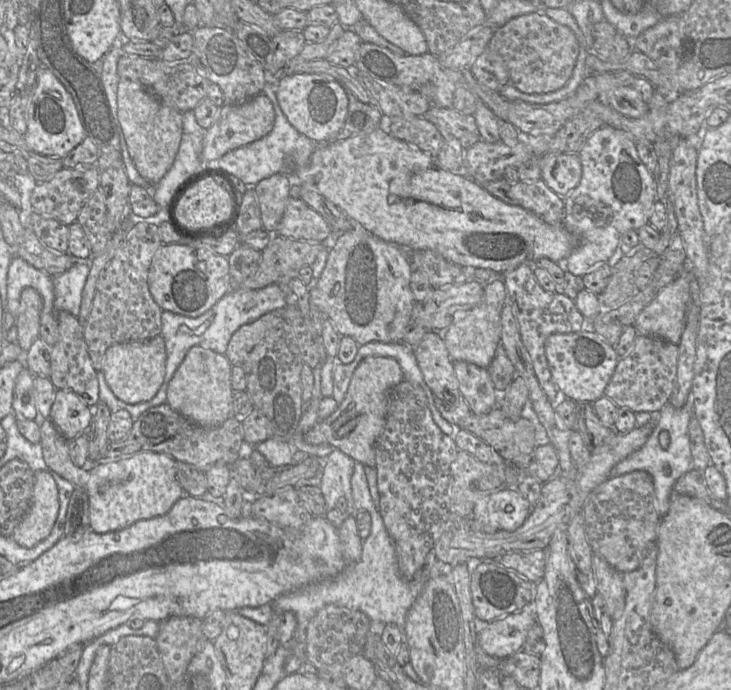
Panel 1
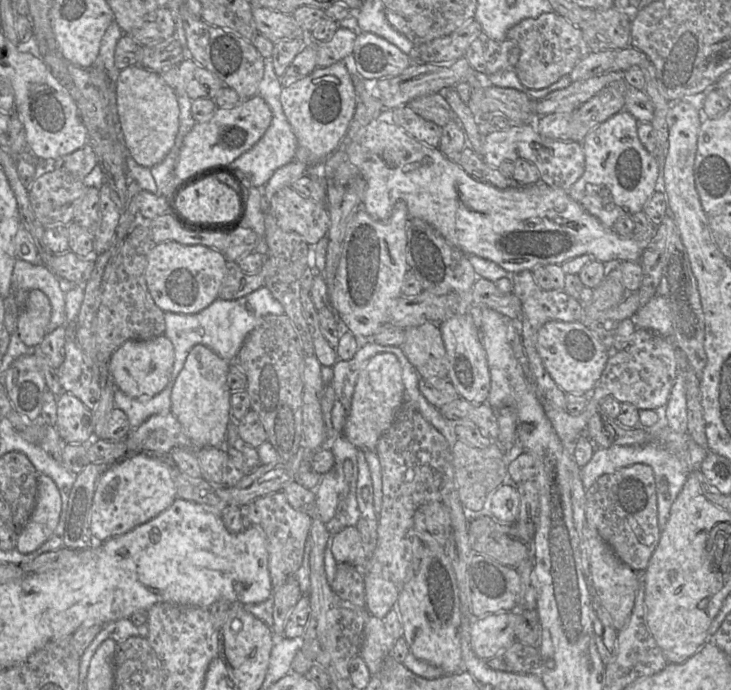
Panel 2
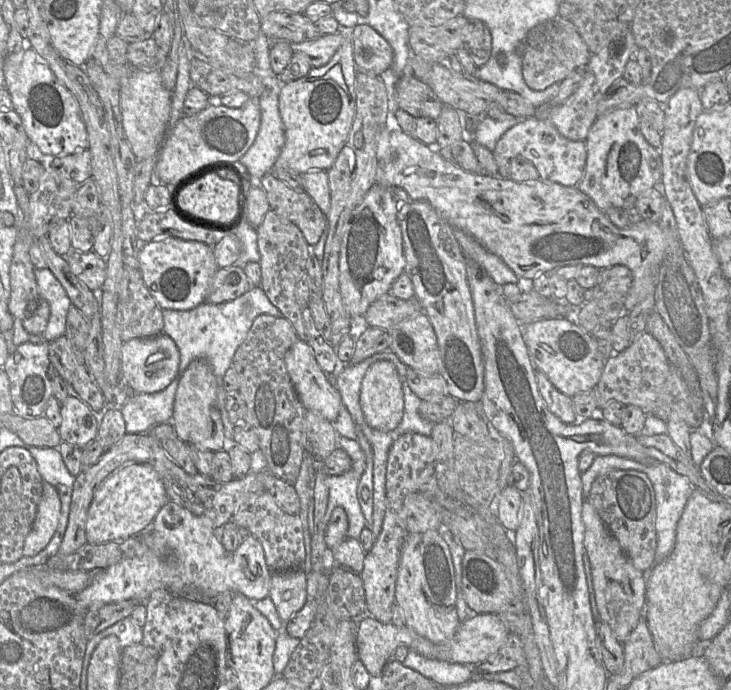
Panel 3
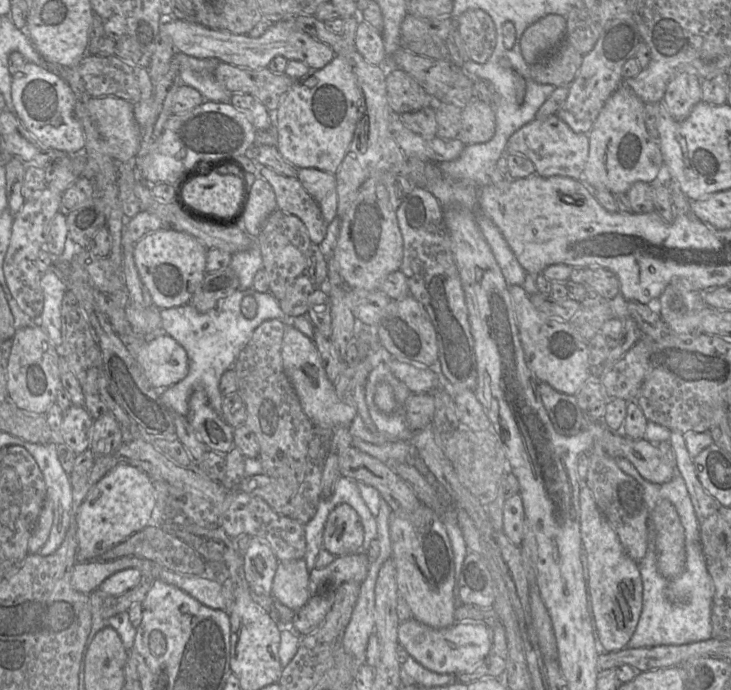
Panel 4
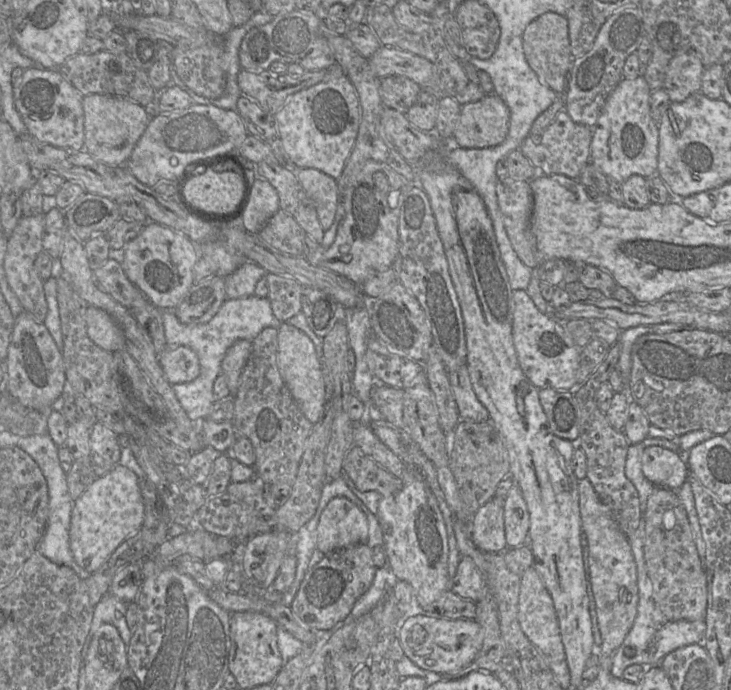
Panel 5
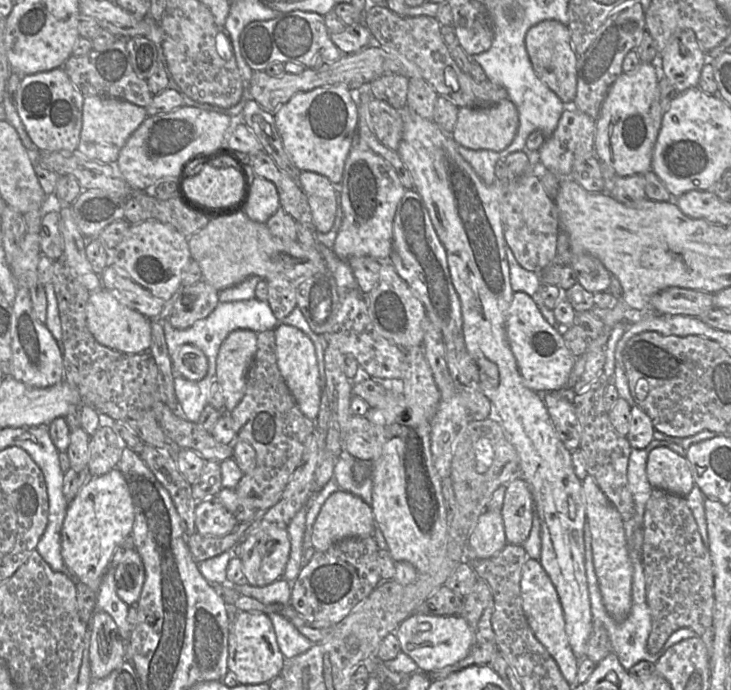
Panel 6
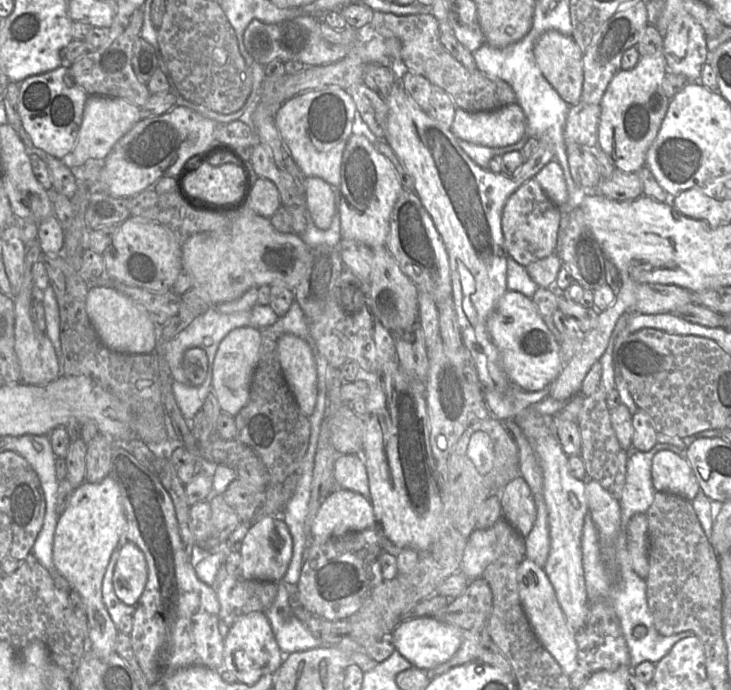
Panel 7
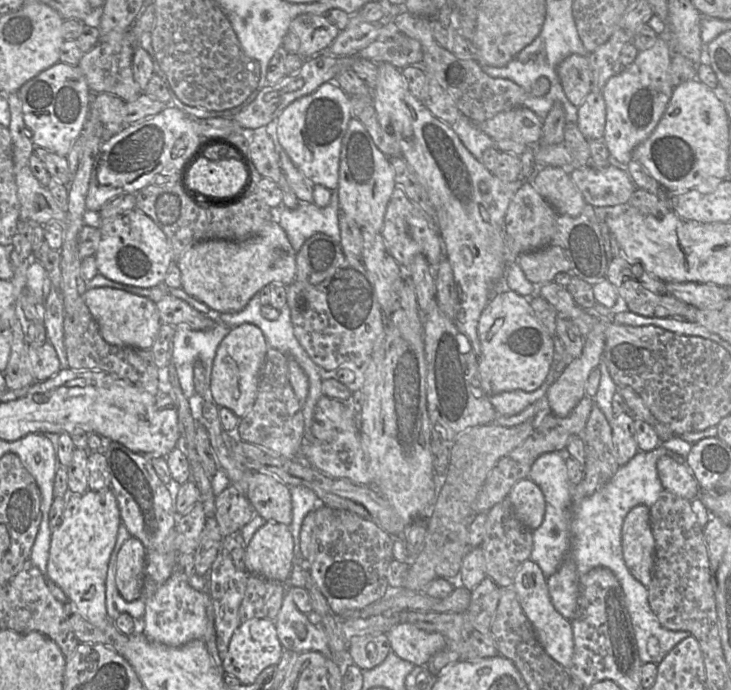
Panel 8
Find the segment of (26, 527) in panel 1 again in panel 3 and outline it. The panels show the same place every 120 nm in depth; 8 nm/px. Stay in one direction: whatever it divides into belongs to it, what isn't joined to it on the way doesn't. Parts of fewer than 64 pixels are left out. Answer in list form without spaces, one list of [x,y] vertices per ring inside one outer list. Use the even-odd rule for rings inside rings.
[[[44,481],[37,514],[24,541],[24,556],[35,556],[48,545],[56,531],[60,518],[60,509],[61,501],[57,489]]]

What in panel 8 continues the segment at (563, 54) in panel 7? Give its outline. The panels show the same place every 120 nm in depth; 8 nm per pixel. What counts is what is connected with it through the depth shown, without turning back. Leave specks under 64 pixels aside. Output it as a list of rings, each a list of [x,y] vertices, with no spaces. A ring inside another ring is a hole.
[[[571,54],[557,66],[563,91],[571,104],[579,107],[592,90],[592,74],[588,58]]]

